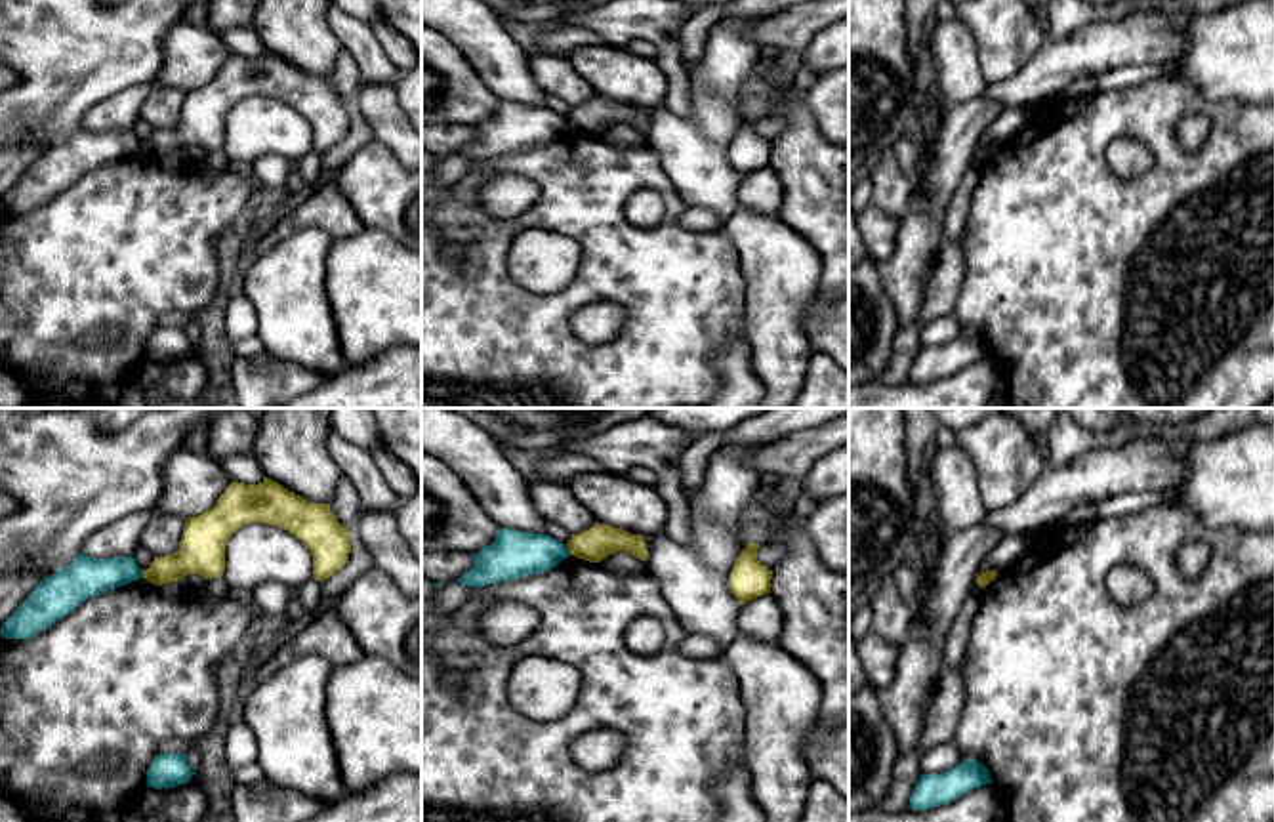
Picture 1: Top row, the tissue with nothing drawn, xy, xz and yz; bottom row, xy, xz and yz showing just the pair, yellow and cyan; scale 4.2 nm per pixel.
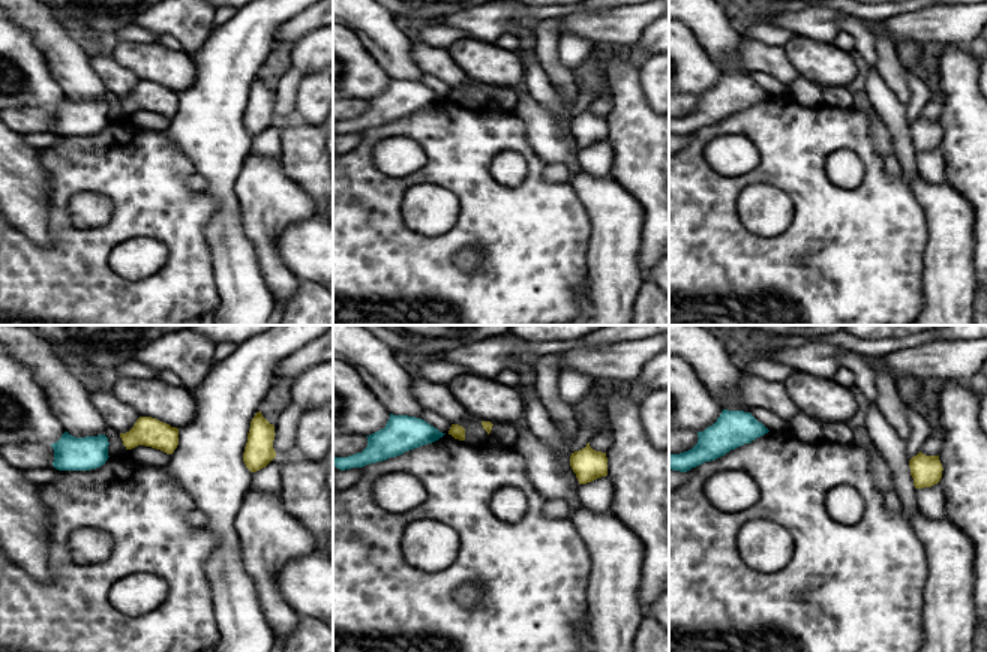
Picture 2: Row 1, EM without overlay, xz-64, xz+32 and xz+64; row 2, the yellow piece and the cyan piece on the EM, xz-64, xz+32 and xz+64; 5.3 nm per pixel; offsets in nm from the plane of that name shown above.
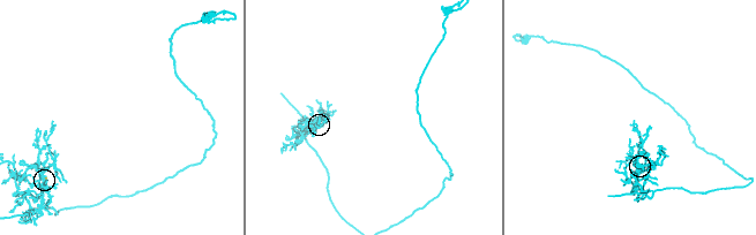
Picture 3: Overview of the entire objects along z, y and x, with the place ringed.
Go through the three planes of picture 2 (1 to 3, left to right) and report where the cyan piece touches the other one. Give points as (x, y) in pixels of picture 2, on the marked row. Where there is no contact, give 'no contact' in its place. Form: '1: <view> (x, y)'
1: no contact
2: no contact
3: no contact

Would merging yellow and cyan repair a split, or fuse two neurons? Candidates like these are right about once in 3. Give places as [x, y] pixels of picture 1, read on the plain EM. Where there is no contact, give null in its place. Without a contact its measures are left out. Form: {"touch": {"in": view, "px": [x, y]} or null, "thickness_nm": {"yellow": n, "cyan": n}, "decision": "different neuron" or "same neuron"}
{"touch": {"in": "xz", "px": [569, 123]}, "thickness_nm": {"yellow": 140, "cyan": 200}, "decision": "different neuron"}

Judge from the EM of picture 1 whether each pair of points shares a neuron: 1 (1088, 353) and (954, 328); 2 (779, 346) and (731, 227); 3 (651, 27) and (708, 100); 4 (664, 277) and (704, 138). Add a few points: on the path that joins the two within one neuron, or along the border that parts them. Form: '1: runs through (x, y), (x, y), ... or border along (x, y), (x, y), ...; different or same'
1: border along (952, 315), (965, 328); different
2: runs through (775, 317), (775, 271), (760, 256); same
3: border along (691, 75), (691, 111), (676, 115); different
4: border along (660, 166), (687, 206); different

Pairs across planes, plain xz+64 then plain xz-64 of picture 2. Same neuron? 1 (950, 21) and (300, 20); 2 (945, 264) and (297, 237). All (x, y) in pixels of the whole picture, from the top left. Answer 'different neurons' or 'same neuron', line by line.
1: same neuron
2: different neurons

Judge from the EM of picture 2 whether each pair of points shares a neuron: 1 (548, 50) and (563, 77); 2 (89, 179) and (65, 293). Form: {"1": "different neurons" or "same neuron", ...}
{"1": "same neuron", "2": "same neuron"}

